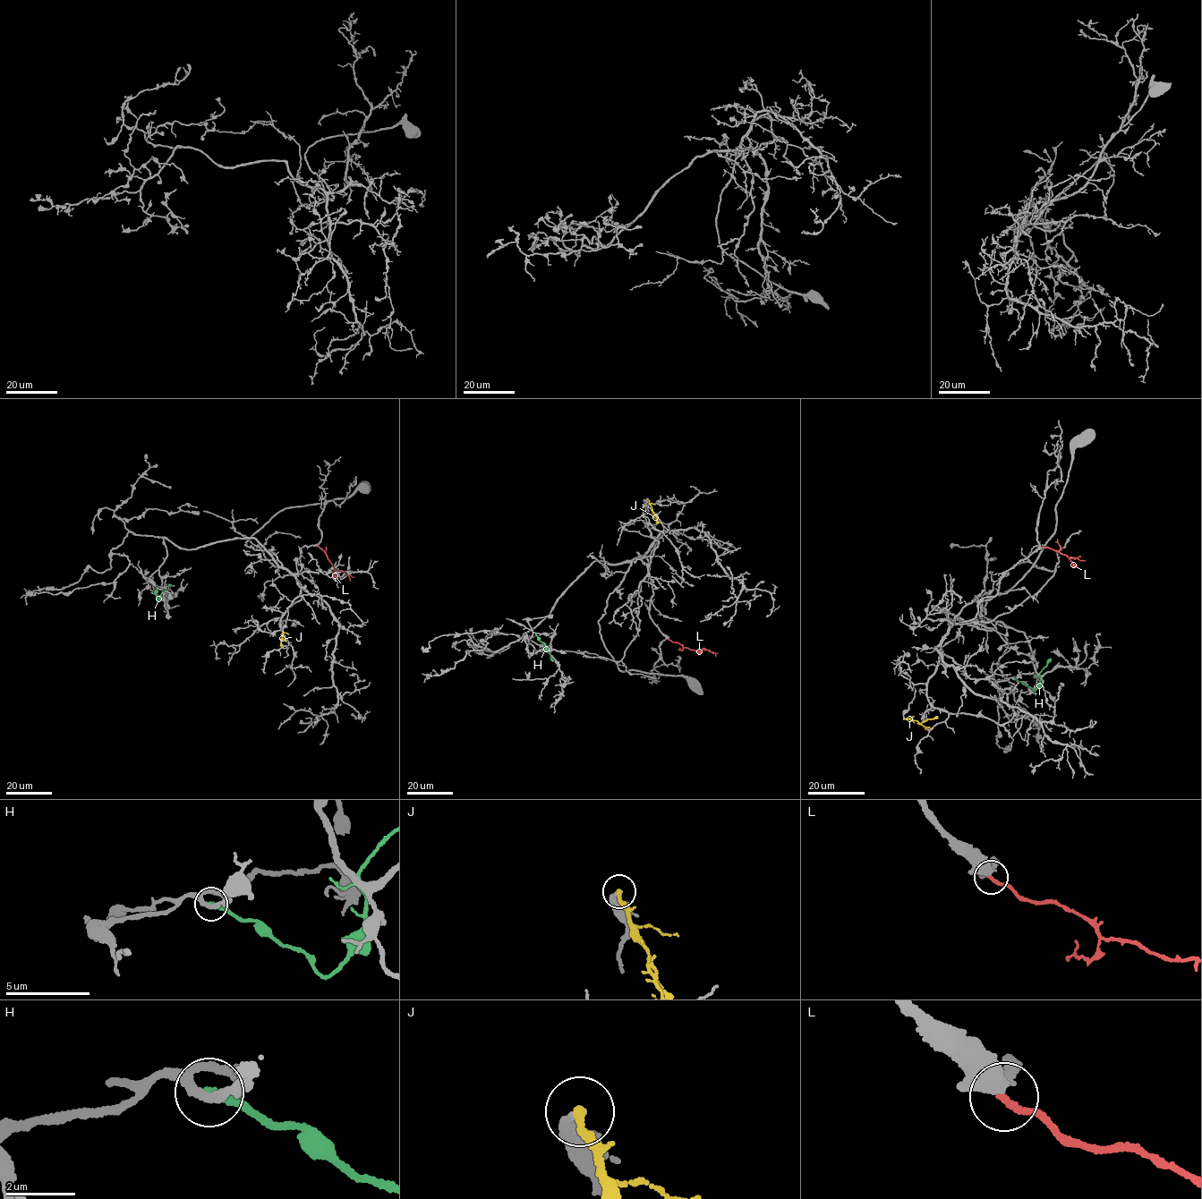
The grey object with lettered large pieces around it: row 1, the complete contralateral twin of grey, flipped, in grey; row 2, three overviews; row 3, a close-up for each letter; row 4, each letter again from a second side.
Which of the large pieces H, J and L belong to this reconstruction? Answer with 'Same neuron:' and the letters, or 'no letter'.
Same neuron: L

